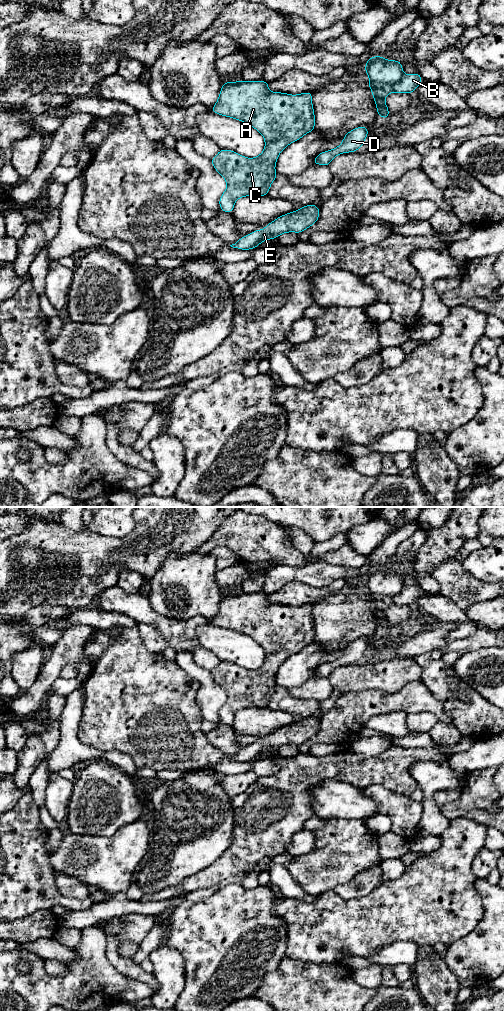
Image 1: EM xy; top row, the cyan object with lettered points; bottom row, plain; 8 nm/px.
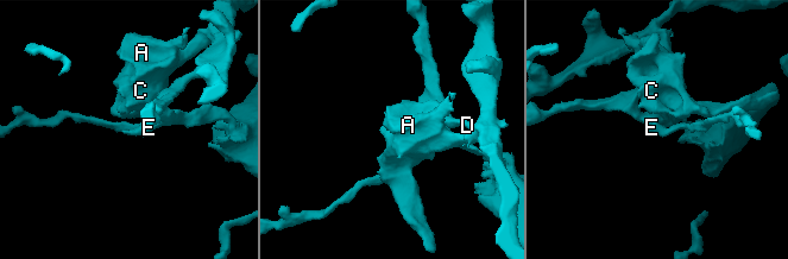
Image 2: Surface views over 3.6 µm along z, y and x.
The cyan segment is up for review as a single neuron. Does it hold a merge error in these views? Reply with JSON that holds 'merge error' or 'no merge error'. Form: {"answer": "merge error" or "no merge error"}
{"answer": "merge error"}

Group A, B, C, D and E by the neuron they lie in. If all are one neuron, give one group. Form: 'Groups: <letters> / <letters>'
Groups: A C / B D E

